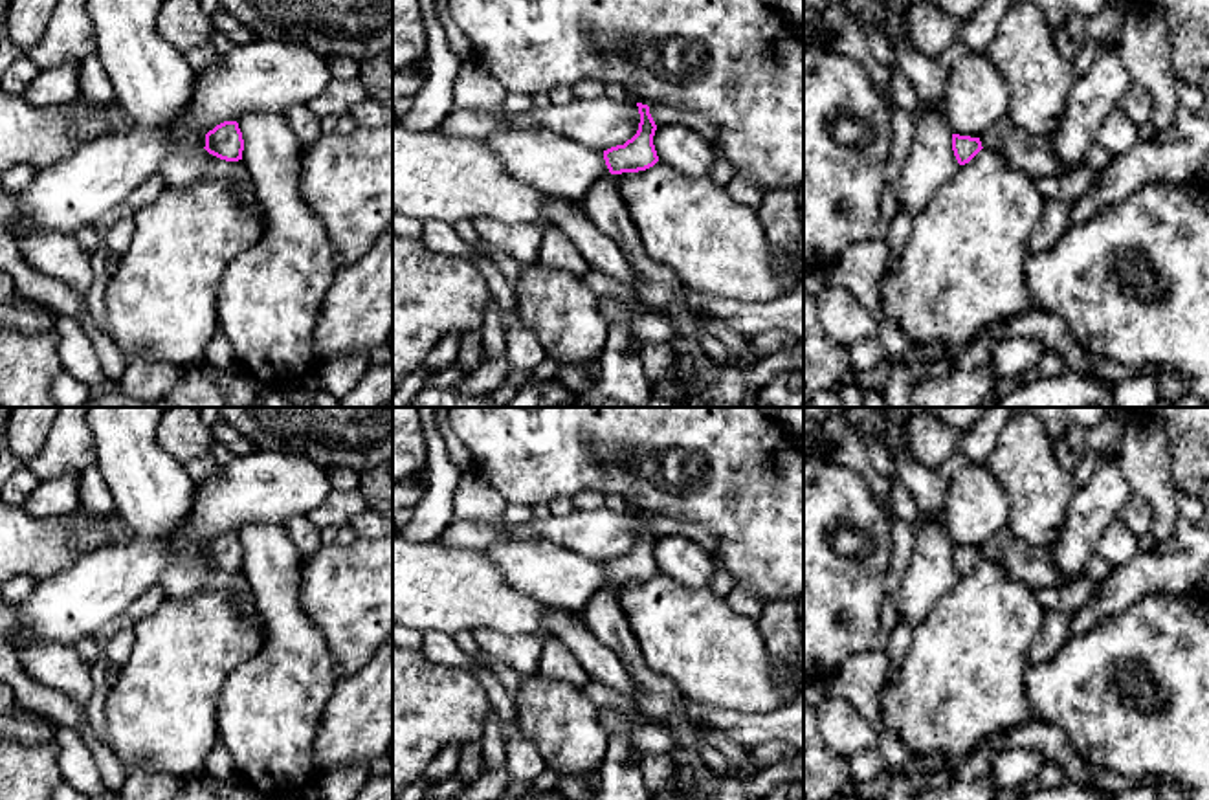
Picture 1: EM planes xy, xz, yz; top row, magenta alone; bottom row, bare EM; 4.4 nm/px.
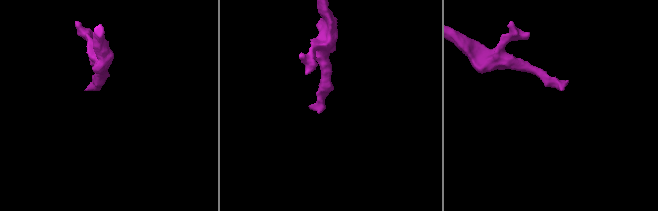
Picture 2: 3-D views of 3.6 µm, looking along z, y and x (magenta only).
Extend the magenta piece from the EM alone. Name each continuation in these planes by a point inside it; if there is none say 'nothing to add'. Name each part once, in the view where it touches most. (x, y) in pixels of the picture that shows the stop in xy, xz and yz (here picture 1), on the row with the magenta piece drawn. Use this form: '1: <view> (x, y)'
1: yz (1020, 149)

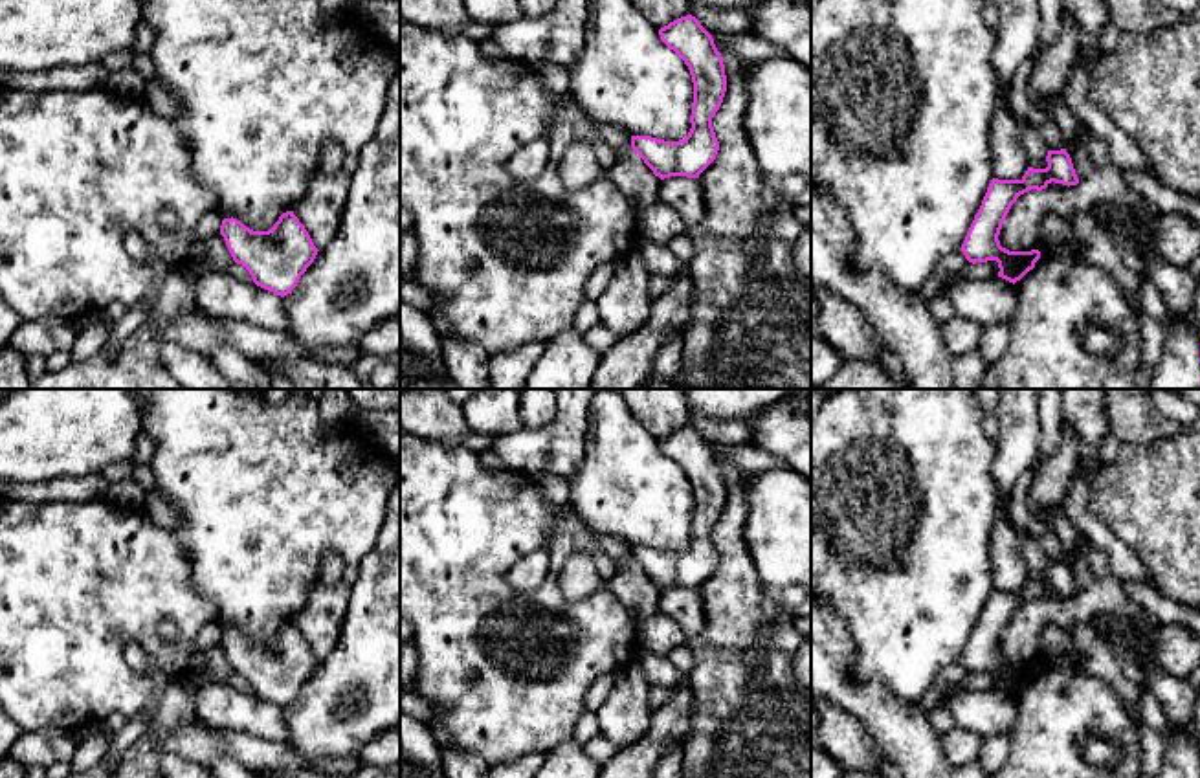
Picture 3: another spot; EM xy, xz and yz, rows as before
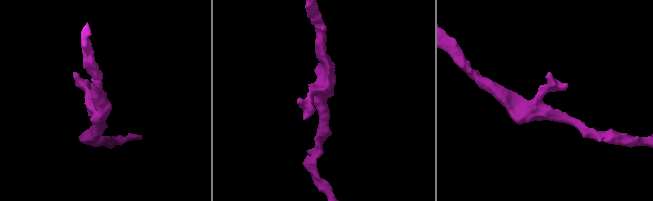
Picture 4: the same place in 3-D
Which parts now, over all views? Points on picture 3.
nothing to add

